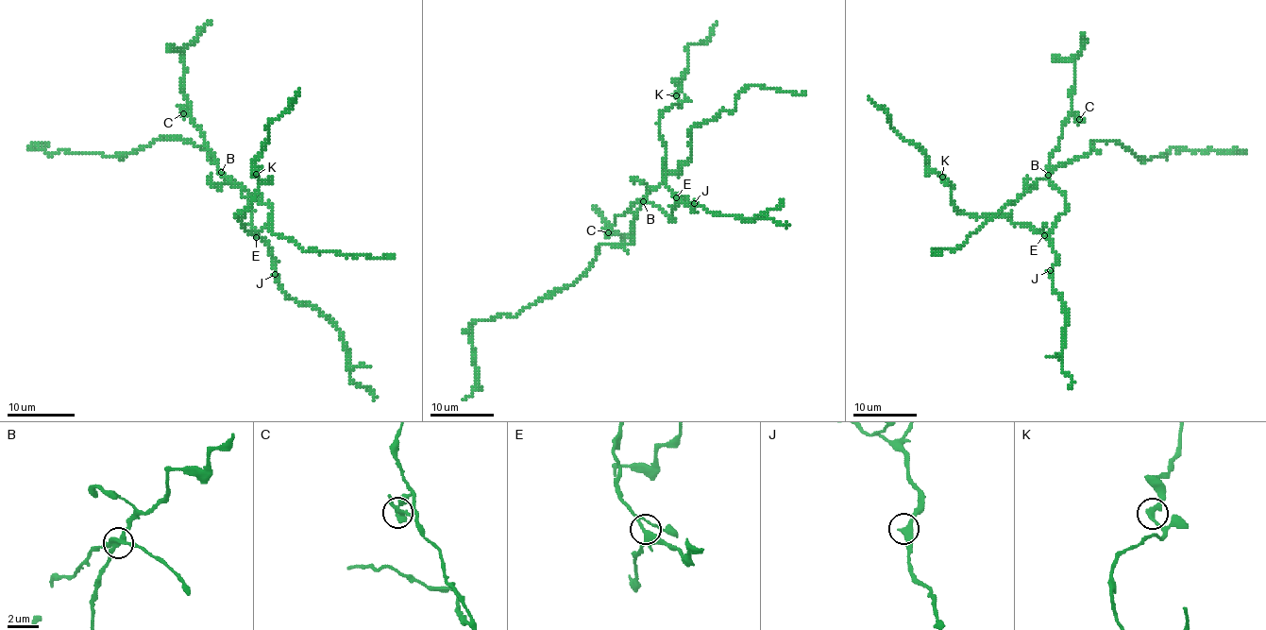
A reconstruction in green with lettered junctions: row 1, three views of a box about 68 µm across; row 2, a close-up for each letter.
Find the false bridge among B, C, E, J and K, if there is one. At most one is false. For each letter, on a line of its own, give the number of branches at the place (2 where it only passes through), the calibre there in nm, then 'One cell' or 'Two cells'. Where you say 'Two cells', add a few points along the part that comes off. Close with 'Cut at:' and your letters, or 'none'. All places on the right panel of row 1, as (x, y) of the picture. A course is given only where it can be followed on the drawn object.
B: Branches: 4. Thickness 320 nm. Two cells. Course of the part to remove: (1049, 175), (1058, 165), (1087, 156), (1091, 142), (1117, 142), (1144, 161), (1166, 158), (1173, 148), (1245, 154)
C: Branches: 2. Thickness 360 nm. One cell
E: Branches: 4. Thickness 300 nm. One cell
J: Branches: 2. Thickness 360 nm. One cell
K: Branches: 2. Thickness 360 nm. One cell
Cut at: B

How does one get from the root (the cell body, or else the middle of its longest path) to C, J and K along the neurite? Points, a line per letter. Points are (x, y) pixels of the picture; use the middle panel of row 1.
C: (650, 203), (634, 203), (625, 214), (616, 217), (608, 232)
J: (650, 203), (659, 207), (669, 219), (676, 203), (687, 203), (692, 210), (694, 203)
K: (650, 203), (671, 217), (676, 197), (665, 183), (666, 151), (659, 118), (681, 103), (676, 95)

